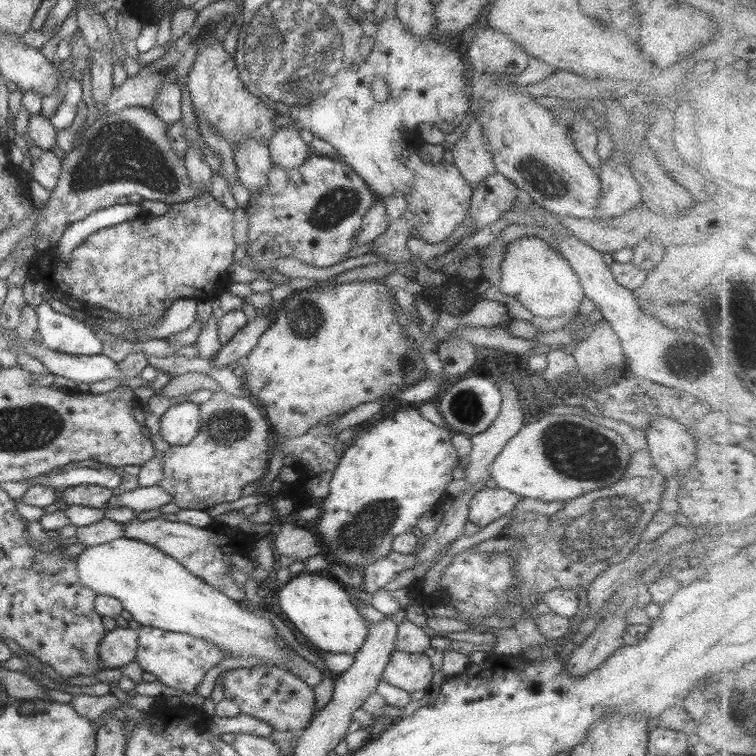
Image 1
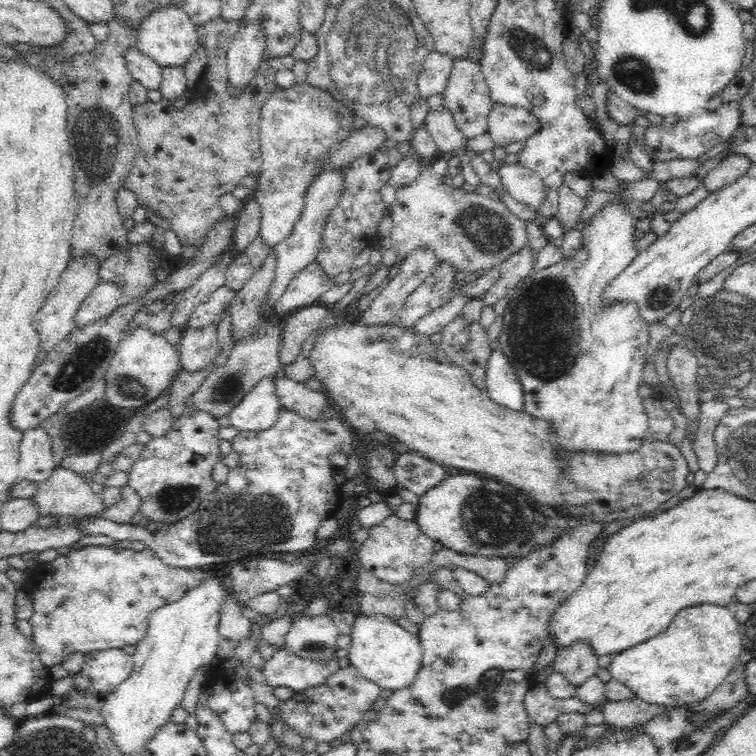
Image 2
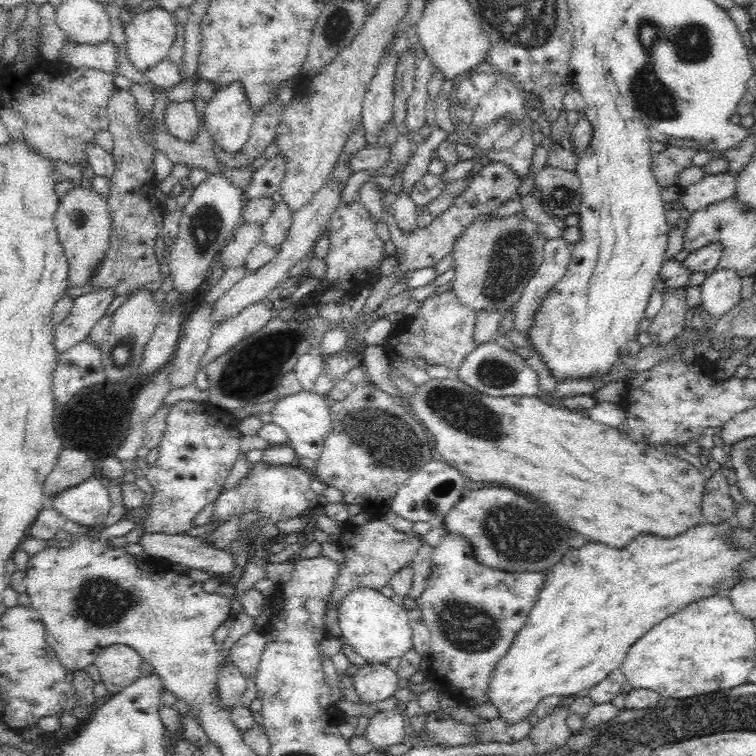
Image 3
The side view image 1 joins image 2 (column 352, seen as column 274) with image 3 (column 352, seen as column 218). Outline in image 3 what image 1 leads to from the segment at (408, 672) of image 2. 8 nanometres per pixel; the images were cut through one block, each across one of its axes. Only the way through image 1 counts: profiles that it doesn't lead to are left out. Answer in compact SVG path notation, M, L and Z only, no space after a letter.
M356 588L340 600L337 608L342 635L356 654L368 665L382 664L392 658L401 658L413 648L412 629L408 623L407 610L385 597L379 591Z

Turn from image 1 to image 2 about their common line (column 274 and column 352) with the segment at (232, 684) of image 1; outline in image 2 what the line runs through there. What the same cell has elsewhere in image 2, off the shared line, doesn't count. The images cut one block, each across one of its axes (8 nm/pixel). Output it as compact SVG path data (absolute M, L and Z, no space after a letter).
M350 665L339 668L318 686L294 691L291 698L279 704L277 716L281 716L286 728L292 728L302 738L330 743L350 732L368 710L373 710L372 705L379 698L381 690L375 682L364 678L357 668Z

